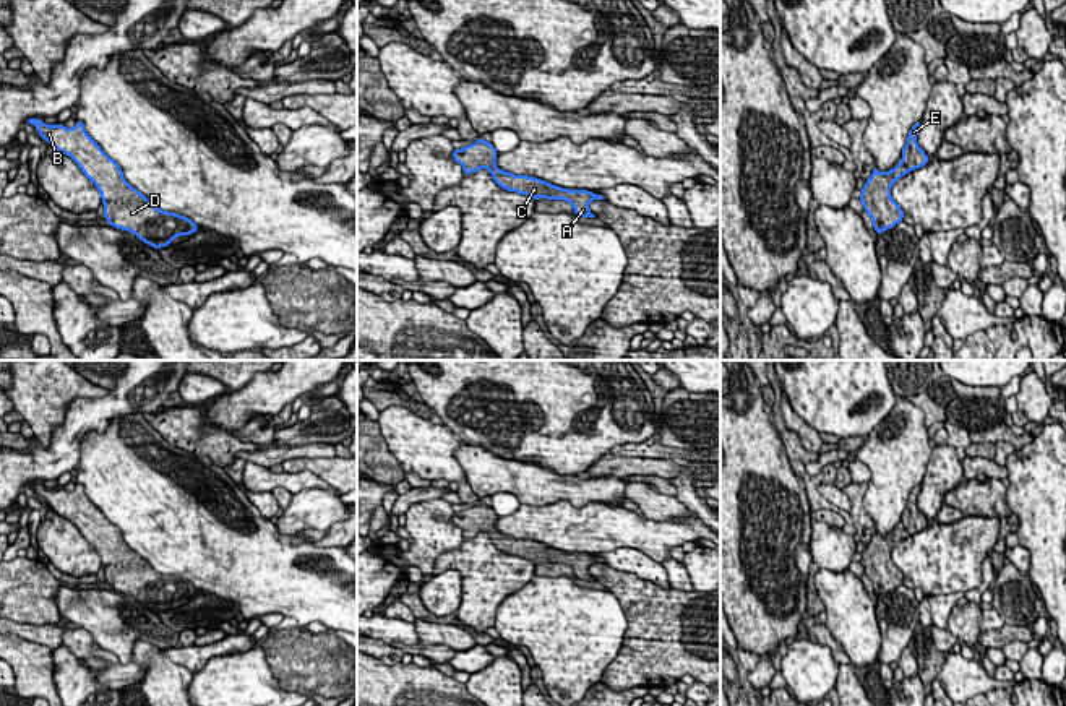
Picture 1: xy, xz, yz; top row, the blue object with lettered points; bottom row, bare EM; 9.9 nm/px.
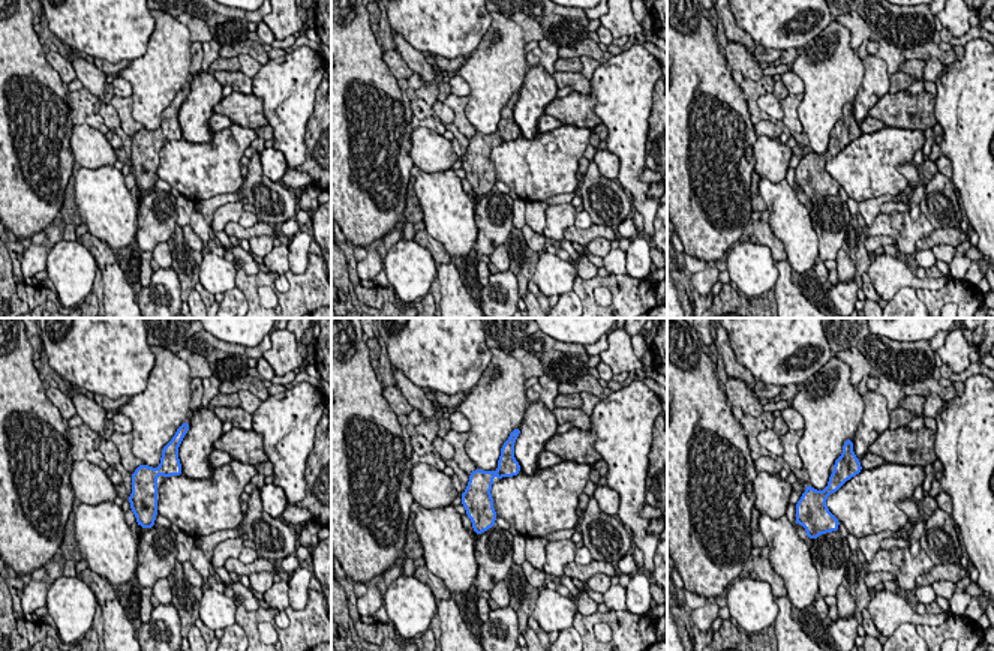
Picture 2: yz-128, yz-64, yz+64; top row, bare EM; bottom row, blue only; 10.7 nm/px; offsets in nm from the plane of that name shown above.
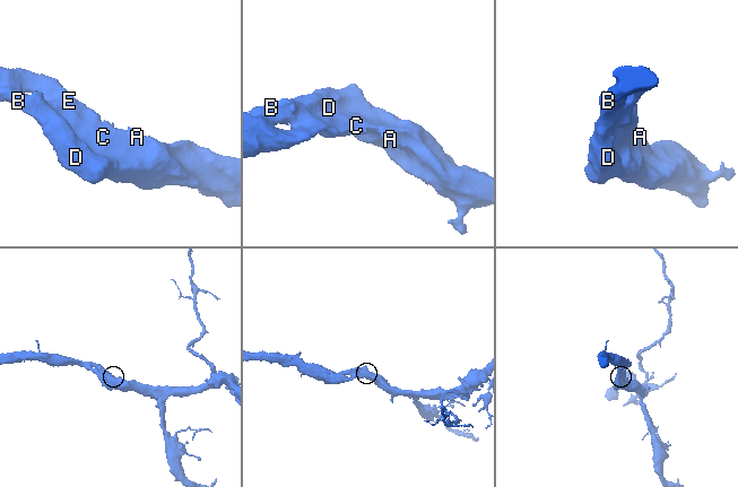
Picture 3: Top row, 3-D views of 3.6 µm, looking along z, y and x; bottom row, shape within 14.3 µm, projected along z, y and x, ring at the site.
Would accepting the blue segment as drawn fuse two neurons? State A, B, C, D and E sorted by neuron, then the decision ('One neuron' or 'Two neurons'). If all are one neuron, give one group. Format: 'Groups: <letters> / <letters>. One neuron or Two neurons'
Groups: A B C D E. One neuron

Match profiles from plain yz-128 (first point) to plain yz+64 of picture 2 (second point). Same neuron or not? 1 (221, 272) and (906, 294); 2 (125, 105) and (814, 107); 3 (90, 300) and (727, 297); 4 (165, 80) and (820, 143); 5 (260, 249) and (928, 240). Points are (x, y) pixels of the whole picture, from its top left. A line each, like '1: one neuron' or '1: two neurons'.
1: two neurons
2: two neurons
3: one neuron
4: one neuron
5: two neurons

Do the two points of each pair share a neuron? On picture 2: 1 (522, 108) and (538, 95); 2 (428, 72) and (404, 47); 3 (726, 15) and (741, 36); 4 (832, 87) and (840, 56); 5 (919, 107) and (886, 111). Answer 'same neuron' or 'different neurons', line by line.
1: same neuron
2: same neuron
3: same neuron
4: same neuron
5: same neuron

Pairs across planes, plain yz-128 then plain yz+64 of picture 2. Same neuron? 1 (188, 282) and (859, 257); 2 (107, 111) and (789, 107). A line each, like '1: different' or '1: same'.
1: same
2: different

